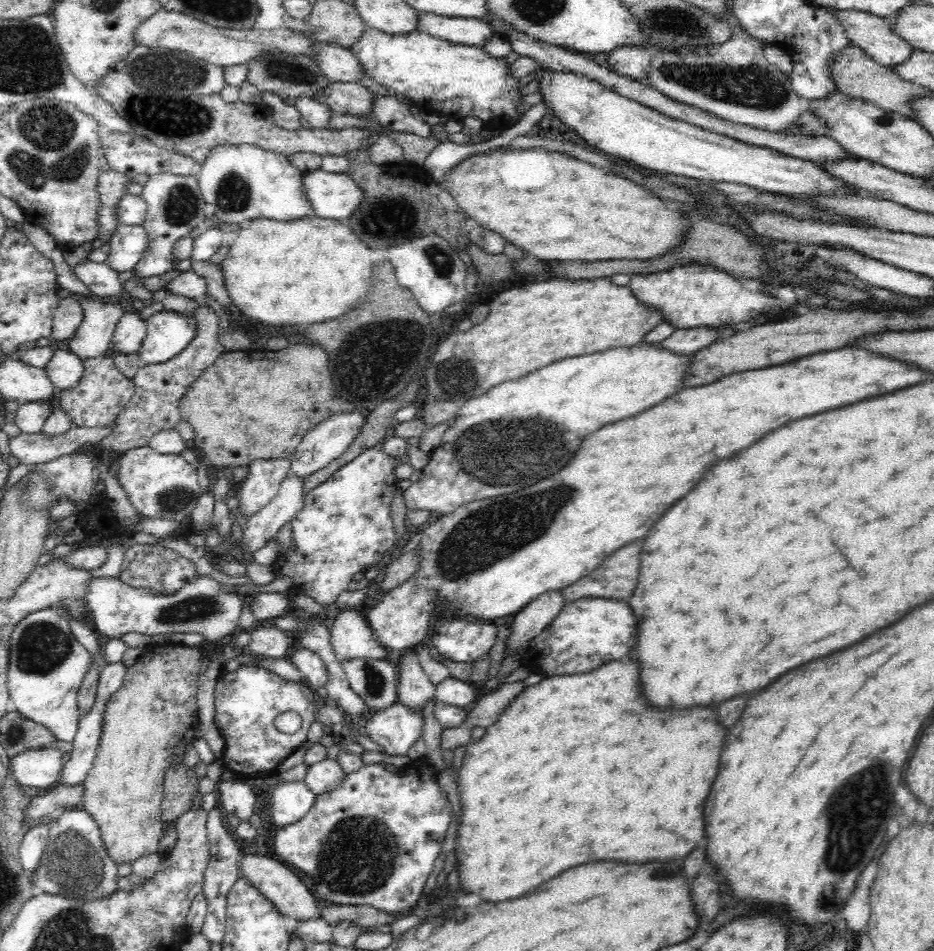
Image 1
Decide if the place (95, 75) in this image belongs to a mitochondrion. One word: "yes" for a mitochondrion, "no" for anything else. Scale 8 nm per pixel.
no

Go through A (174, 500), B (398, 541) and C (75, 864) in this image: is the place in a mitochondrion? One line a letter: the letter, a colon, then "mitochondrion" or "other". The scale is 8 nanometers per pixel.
A: mitochondrion
B: other
C: mitochondrion

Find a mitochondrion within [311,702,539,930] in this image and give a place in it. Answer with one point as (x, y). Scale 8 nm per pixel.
(358, 857)

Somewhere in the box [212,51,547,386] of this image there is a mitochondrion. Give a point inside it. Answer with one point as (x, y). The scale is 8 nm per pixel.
(287, 70)

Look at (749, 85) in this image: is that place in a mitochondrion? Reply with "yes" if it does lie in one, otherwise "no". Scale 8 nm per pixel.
yes

